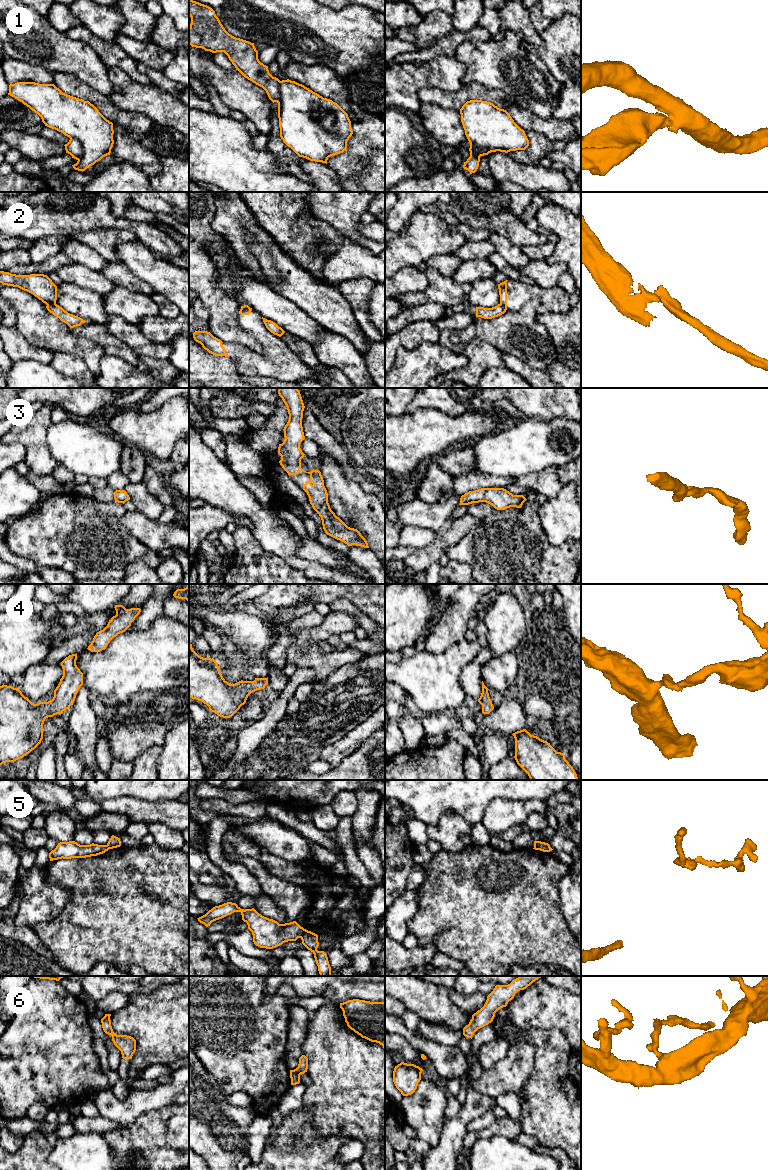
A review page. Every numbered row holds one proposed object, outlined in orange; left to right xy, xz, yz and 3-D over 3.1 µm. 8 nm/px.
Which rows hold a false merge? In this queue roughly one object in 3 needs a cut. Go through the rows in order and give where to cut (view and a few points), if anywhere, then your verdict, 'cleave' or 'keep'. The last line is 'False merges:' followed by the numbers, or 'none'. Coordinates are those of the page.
1: cut in xy along (71, 137), (76, 139), (82, 148), (83, 155), (78, 160); cleave
2: cut in xy along (55, 303), (47, 305); cleave
3: no cut; keep
4: no cut; keep
5: cut in xz along (305, 929), (300, 937); cleave
6: no cut; keep
False merges: 1, 2, 5

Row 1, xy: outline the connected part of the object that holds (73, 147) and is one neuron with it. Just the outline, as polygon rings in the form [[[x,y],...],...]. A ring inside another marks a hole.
[[[70,139],[67,144],[64,145],[66,153],[70,154],[72,158],[79,160],[83,156],[83,148],[78,140]]]

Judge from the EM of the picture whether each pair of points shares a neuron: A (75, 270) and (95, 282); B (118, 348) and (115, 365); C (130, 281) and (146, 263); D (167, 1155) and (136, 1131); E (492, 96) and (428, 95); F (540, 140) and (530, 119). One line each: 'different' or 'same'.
A: same
B: different
C: different
D: same
E: same
F: different

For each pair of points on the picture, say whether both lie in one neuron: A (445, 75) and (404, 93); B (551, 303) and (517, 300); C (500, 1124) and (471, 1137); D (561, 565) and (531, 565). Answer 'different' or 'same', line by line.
A: same
B: same
C: same
D: same

